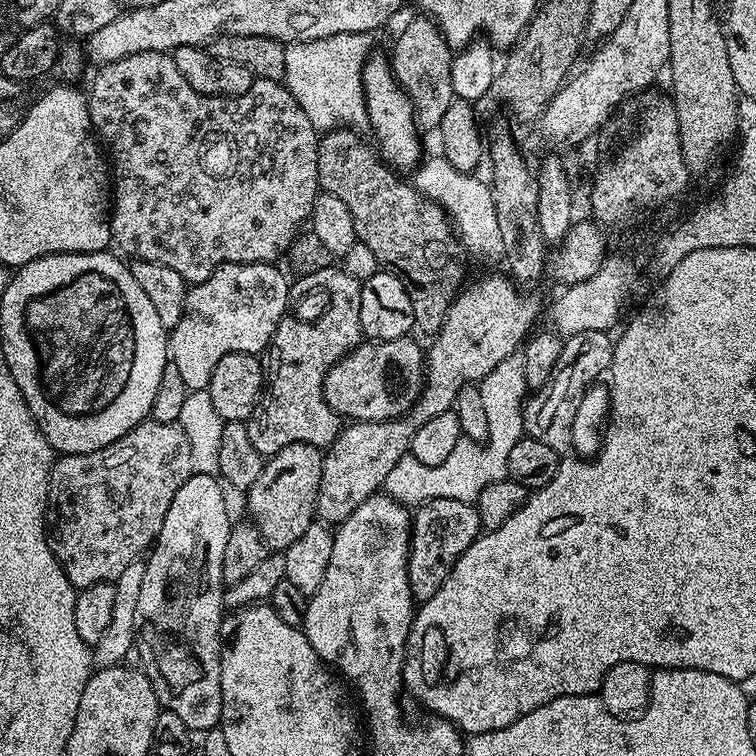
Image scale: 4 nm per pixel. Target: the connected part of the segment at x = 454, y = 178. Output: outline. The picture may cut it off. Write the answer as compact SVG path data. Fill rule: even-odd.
M437 154L433 160L427 160L415 169L416 187L448 213L455 231L471 251L473 248L476 252L488 252L492 260L499 256L501 259L505 255L506 246L502 242L502 230L498 230L498 210L494 206L489 181L479 180L476 174L458 171L443 155Z

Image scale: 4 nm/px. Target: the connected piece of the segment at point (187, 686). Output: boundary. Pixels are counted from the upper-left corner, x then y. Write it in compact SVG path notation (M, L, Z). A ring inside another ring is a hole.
M193 474L189 480L182 482L182 487L178 489L178 494L174 494L174 502L170 502L170 510L166 510L166 522L162 522L162 530L156 536L156 543L152 545L150 551L146 556L146 566L145 566L145 578L142 581L142 590L138 599L137 614L136 619L138 621L138 652L140 648L140 660L144 665L142 665L142 671L145 676L150 678L150 682L154 686L154 694L158 698L161 709L163 711L172 711L174 714L182 718L182 722L191 729L193 733L203 734L208 731L210 728L217 727L220 722L220 715L222 714L222 682L220 681L220 654L222 651L222 636L220 640L220 623L224 620L224 615L226 615L226 609L224 607L224 575L222 574L222 554L226 554L226 542L230 538L232 533L233 521L228 520L228 504L224 501L224 492L226 493L226 488L223 483L216 476L207 476L206 474Z

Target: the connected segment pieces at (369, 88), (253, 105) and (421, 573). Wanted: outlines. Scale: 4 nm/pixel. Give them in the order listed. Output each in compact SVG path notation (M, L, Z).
M373 54L364 64L364 105L368 110L368 124L376 135L379 155L393 169L415 169L422 160L416 110L411 98L398 85L387 55Z
M143 52L142 54L130 54L118 62L103 65L103 67L101 67L97 72L100 73L93 78L92 89L87 89L86 92L88 98L88 113L92 119L93 129L97 137L102 141L107 155L110 157L110 172L114 177L112 238L117 245L120 243L121 250L119 249L119 251L121 253L129 252L129 257L138 260L145 260L146 262L162 262L162 266L170 266L170 270L178 270L178 274L182 274L182 278L189 285L206 282L206 278L210 278L214 274L214 270L222 264L263 264L265 262L279 261L279 256L291 246L292 239L295 238L296 231L300 228L300 223L302 223L303 220L305 223L305 221L311 217L312 204L322 191L320 179L318 178L318 146L320 145L318 130L310 122L310 118L306 118L306 110L302 110L302 106L298 106L298 102L294 98L294 94L290 94L287 84L279 80L262 80L256 78L253 79L250 90L246 90L246 94L242 94L241 96L207 96L198 90L194 90L194 86L190 86L190 82L186 82L186 78L182 78L182 74L178 71L178 66L174 66L172 57L167 52Z
M434 498L425 500L414 512L414 547L410 552L410 579L412 595L417 601L429 600L442 586L442 582L452 573L458 558L482 534L480 515L475 503L458 502L454 498Z

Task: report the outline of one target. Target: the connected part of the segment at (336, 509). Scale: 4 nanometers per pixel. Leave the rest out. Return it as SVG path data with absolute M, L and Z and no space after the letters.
M490 276L471 284L453 300L443 327L435 333L432 349L427 349L424 391L411 412L398 420L349 423L324 452L322 482L316 499L316 516L323 523L338 526L366 498L377 495L386 485L386 474L394 470L394 462L409 451L416 431L430 418L449 411L465 384L484 380L495 368L511 361L508 359L516 351L517 355L529 339L532 323L540 312L540 304L534 297L519 292L504 276Z

